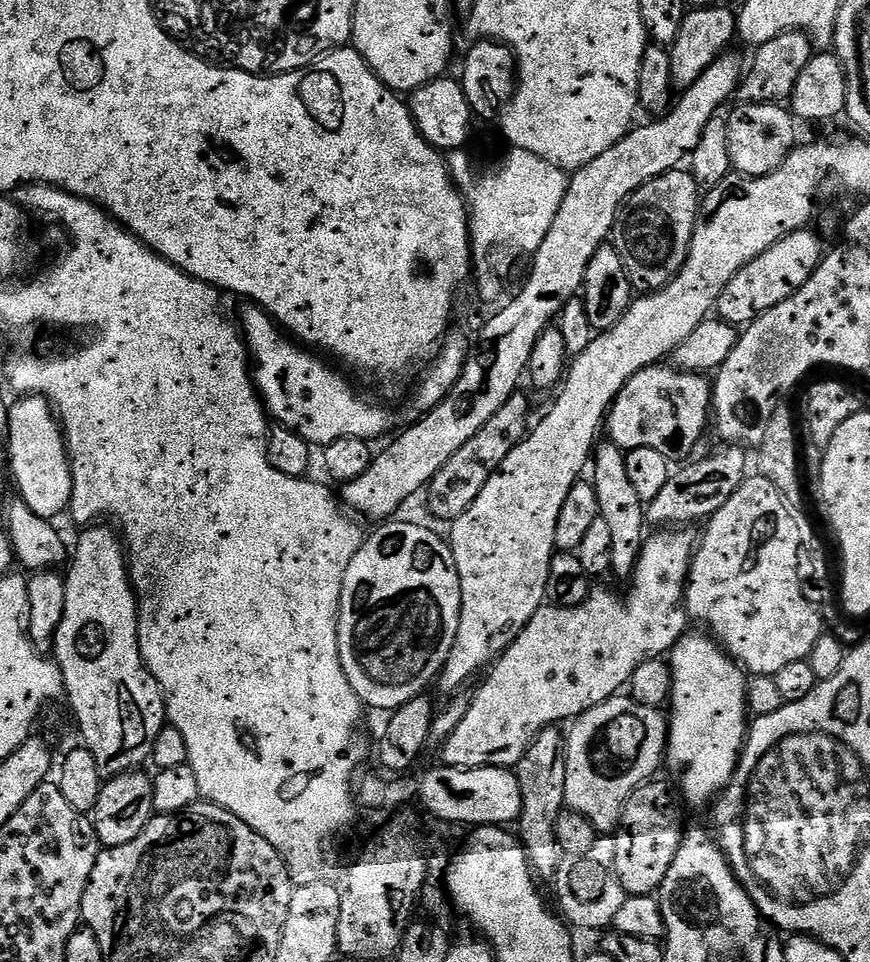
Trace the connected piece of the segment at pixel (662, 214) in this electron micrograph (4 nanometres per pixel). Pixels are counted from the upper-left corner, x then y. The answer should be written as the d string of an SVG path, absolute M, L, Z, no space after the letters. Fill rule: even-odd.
M673 170L656 176L632 193L620 209L614 229L614 247L622 258L628 271L628 277L637 293L647 294L665 288L682 270L688 257L692 235L696 229L696 220L700 217L702 189L696 184L691 171Z

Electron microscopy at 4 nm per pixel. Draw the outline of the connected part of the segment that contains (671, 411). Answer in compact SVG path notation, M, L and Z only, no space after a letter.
M653 366L644 368L634 378L626 382L626 386L618 394L618 398L608 410L606 417L607 439L624 449L625 453L639 448L658 450L670 462L684 462L700 444L704 431L709 431L712 416L712 384L703 375L694 372L681 372L675 366Z

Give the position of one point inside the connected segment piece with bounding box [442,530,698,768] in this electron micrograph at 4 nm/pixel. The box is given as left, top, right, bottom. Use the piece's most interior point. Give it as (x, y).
(565, 661)

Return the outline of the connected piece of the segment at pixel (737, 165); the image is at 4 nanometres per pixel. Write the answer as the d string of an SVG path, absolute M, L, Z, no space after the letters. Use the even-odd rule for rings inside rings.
M740 104L732 113L727 113L726 119L730 134L730 162L741 176L765 176L778 170L778 166L782 166L784 159L792 153L793 148L797 147L797 121L793 113L780 104Z

